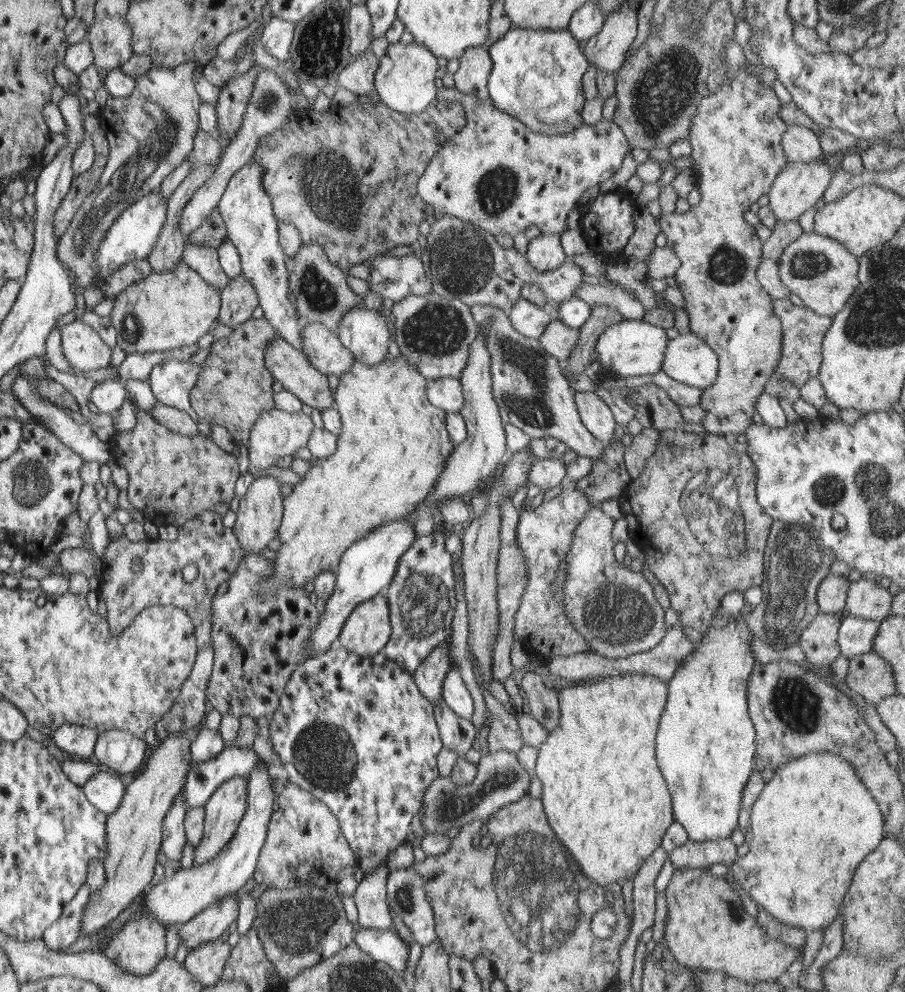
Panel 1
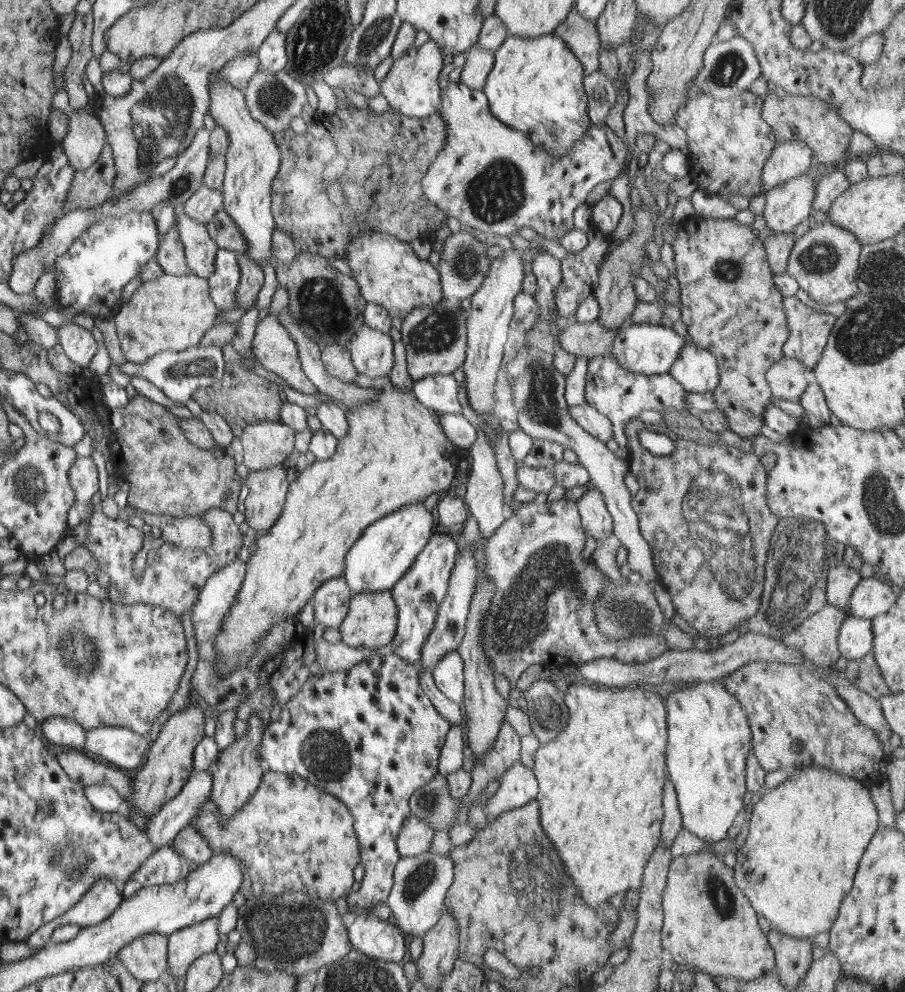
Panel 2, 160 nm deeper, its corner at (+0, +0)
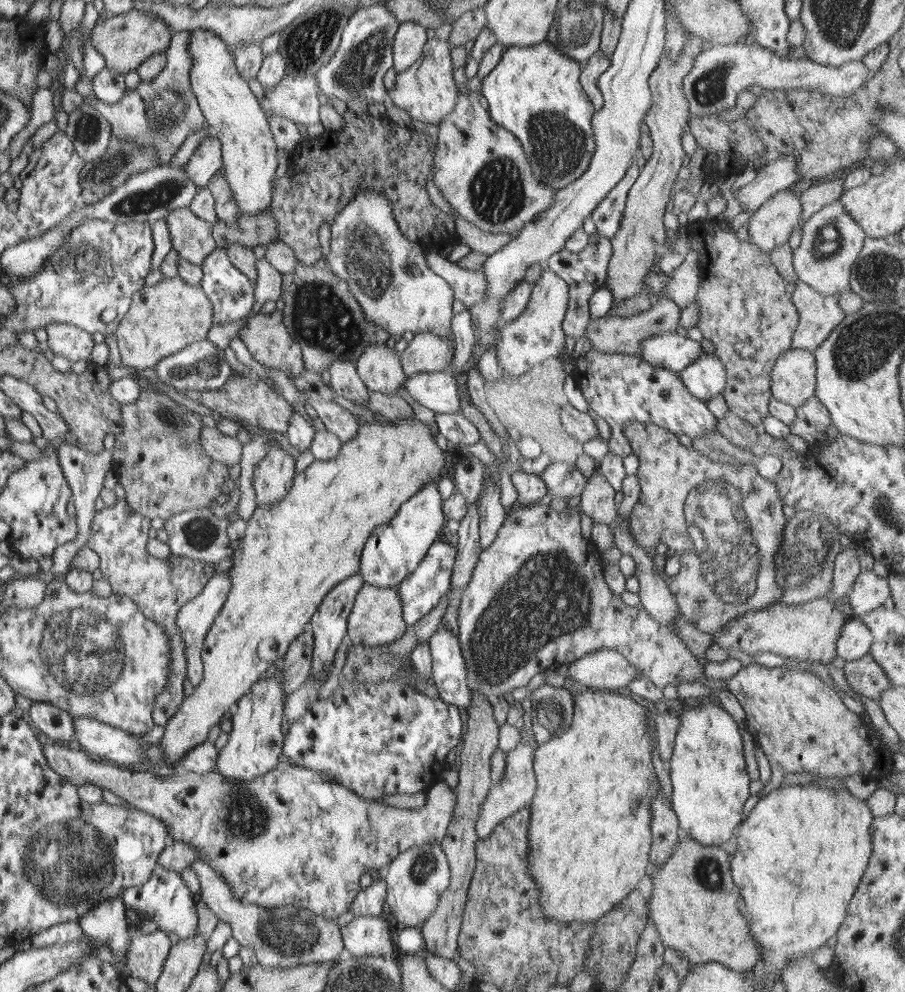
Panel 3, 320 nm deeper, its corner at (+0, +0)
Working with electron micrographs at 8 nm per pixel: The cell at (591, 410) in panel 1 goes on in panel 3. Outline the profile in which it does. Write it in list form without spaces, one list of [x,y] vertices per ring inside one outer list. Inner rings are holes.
[[[568,403],[561,408],[559,418],[561,418],[563,429],[569,436],[573,436],[575,440],[583,442],[589,448],[596,449],[598,433],[594,422],[595,417],[591,413],[577,411]]]

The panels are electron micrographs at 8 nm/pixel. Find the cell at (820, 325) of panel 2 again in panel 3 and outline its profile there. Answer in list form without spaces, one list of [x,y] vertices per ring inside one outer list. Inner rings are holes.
[[[796,282],[790,299],[795,305],[798,323],[792,334],[791,349],[813,352],[829,336],[844,317],[837,297],[837,293],[822,295],[808,284]]]

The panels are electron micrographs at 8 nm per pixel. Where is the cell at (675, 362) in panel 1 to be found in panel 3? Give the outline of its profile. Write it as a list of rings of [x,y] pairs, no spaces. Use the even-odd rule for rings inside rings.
[[[705,352],[678,375],[689,394],[702,401],[719,395],[726,381],[723,363],[715,355]]]

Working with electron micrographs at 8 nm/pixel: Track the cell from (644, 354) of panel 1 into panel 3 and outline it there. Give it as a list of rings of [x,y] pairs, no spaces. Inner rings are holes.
[[[670,332],[644,338],[638,356],[657,368],[678,373],[702,353],[701,343]]]

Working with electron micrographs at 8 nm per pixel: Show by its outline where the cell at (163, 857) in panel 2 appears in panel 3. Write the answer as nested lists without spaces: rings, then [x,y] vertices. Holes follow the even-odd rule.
[[[158,863],[153,868],[150,878],[145,883],[123,892],[121,900],[123,900],[123,904],[127,906],[127,909],[133,909],[147,915],[159,927],[159,931],[166,935],[172,932],[179,939],[185,939],[195,935],[197,931],[195,897],[179,877],[179,872],[167,870],[162,866],[158,866]]]

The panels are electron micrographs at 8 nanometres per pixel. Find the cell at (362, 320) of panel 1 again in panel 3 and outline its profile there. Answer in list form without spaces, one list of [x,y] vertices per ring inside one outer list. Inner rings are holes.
[[[370,344],[355,362],[358,376],[368,390],[381,394],[397,393],[406,376],[399,353],[384,344]]]

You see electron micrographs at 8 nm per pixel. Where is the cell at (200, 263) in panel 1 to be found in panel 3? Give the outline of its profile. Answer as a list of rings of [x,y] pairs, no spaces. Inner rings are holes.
[[[188,207],[170,210],[163,220],[167,225],[172,249],[191,264],[200,265],[216,248],[212,226],[197,218]]]

